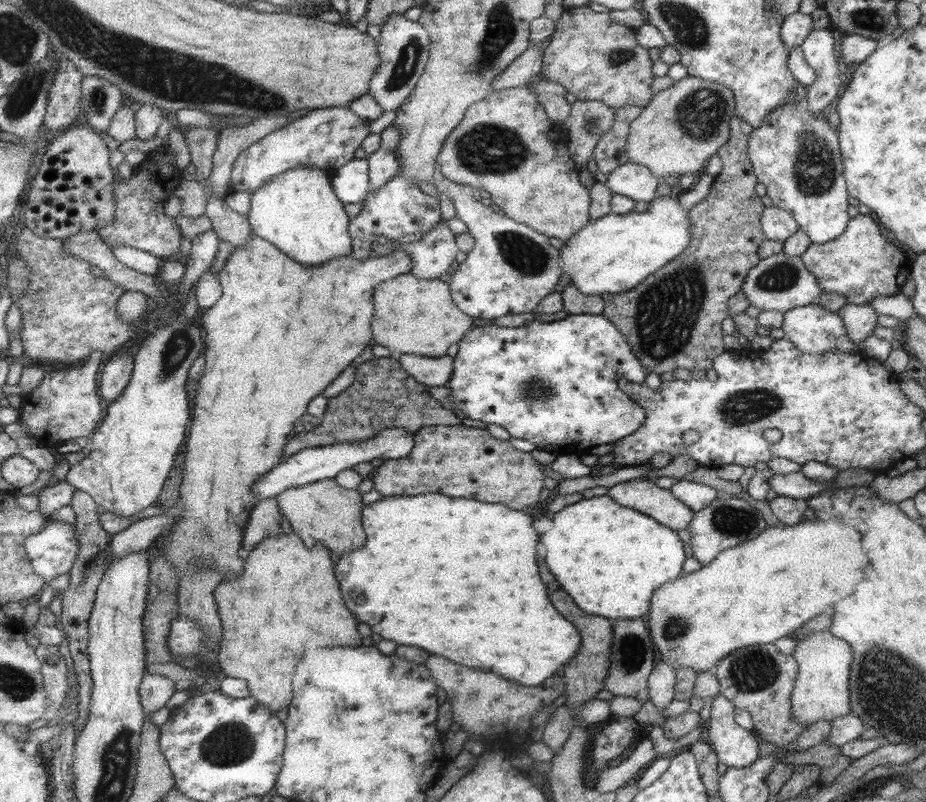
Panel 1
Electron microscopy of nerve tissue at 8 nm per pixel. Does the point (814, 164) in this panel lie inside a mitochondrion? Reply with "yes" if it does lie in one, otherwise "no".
yes

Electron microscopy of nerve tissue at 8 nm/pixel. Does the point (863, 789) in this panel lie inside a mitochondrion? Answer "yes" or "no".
no

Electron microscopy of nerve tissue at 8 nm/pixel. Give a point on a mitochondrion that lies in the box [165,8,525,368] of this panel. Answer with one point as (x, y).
(412, 50)

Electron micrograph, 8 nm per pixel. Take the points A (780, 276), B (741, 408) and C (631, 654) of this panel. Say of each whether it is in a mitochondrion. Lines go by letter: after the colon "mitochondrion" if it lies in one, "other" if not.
A: mitochondrion
B: mitochondrion
C: mitochondrion

